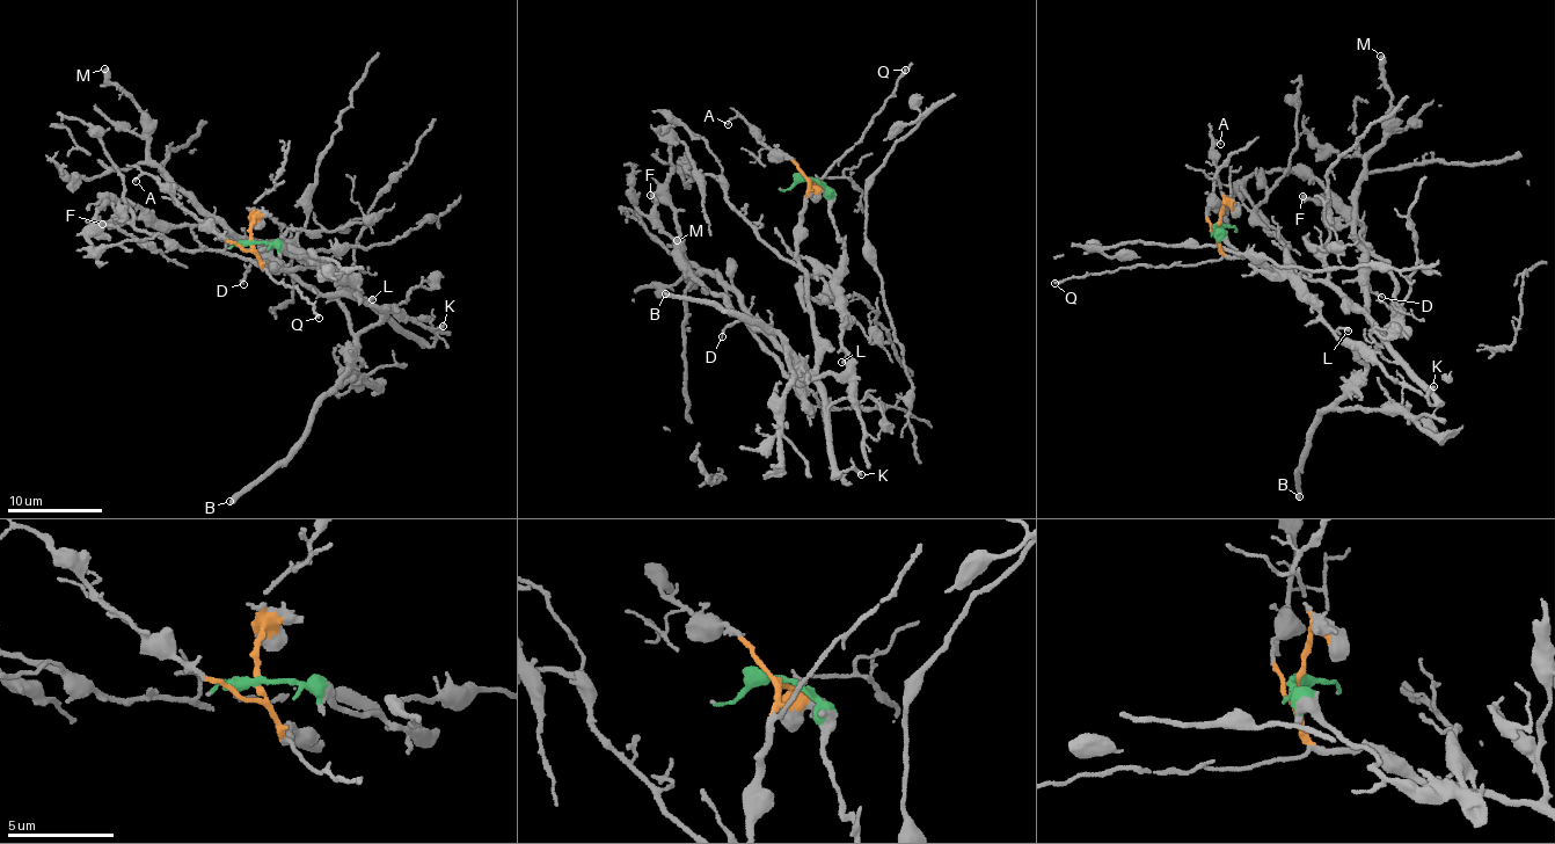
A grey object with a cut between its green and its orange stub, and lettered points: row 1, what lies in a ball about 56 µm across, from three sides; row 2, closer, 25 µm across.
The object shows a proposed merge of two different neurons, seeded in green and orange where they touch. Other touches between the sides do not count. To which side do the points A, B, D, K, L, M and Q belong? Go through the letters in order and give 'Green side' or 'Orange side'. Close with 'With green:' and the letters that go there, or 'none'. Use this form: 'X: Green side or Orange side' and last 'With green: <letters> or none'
A: Orange side
B: Green side
D: Orange side
K: Orange side
L: Green side
M: Orange side
Q: Orange side
With green: B, L

